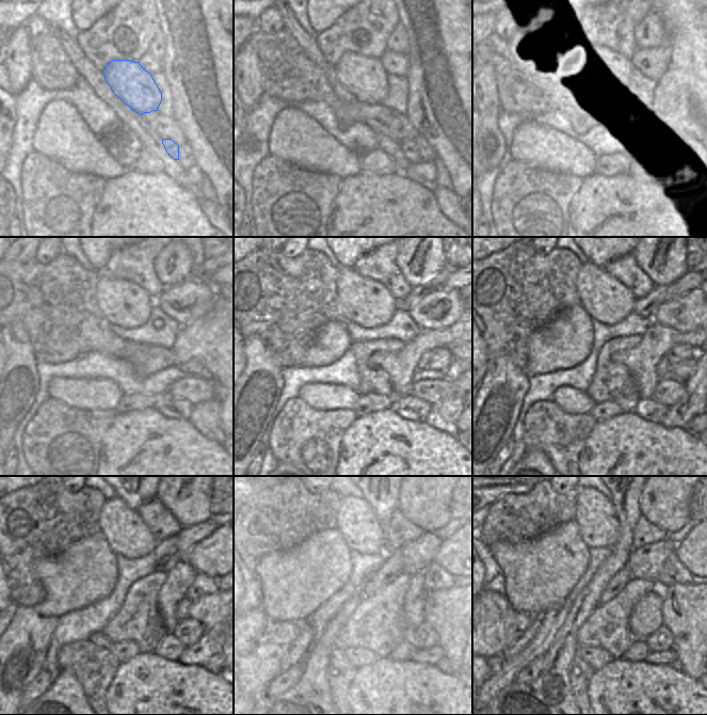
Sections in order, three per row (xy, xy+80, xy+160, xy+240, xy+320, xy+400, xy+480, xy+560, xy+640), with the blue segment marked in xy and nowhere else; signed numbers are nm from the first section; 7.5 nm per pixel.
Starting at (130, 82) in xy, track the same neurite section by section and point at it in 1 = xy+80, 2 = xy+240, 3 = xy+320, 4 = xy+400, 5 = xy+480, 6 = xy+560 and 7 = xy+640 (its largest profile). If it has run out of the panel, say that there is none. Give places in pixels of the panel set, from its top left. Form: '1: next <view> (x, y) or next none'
1: next xy+80 (365, 78)
2: next xy+240 (125, 304)
3: next xy+320 (368, 303)
4: next xy+400 (604, 298)
5: next xy+480 (127, 535)
6: next xy+560 (356, 521)
7: next xy+640 (595, 515)

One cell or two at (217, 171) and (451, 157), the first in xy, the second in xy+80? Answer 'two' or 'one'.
one

